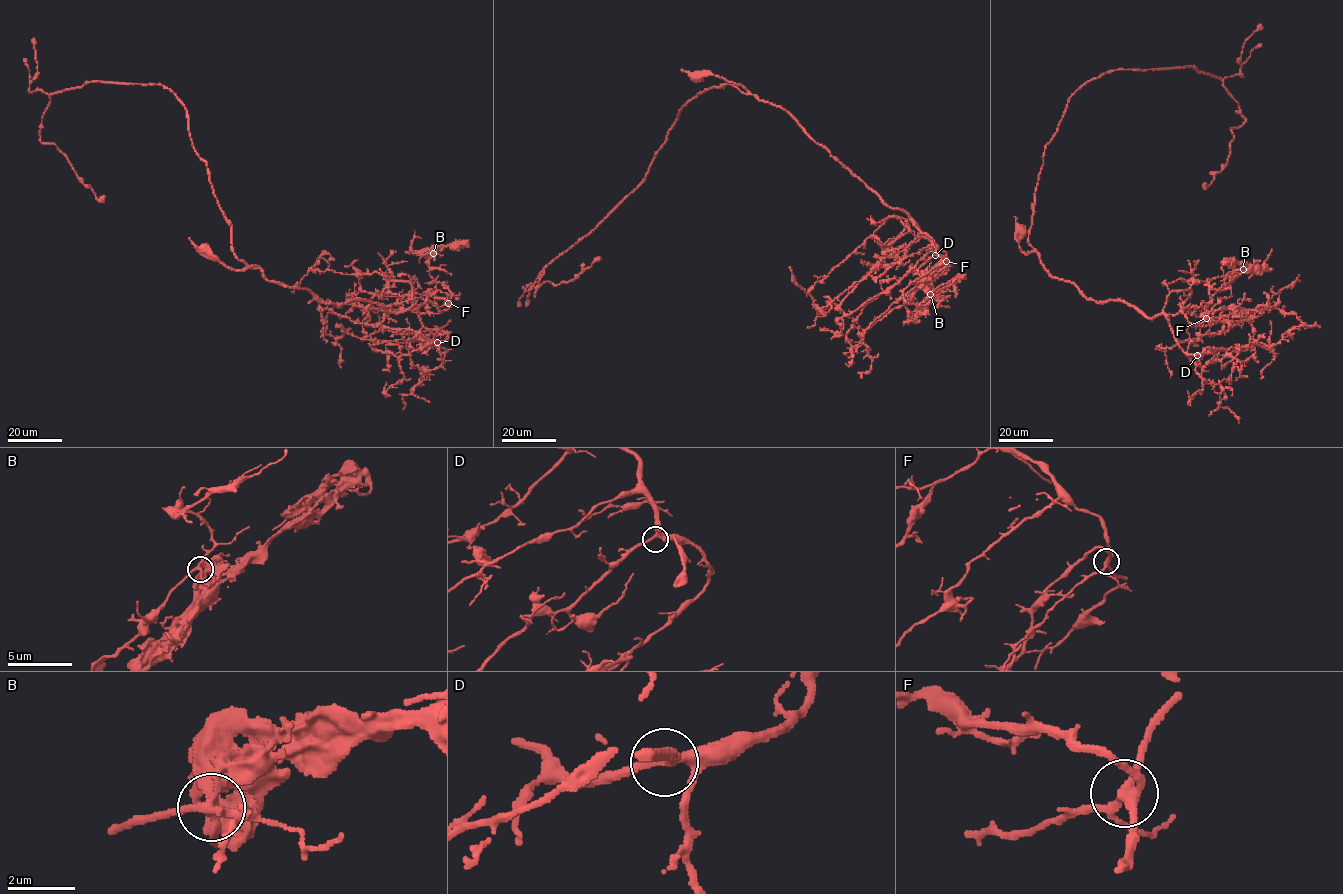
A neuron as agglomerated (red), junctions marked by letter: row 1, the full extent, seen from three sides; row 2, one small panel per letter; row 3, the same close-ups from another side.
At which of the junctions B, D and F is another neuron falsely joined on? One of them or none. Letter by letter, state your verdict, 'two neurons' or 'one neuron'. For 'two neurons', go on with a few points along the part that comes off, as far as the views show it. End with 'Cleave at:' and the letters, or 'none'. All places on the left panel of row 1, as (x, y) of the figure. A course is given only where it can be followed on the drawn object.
B: two neurons | (433, 252), (469, 240)
D: one neuron
F: one neuron
Cleave at: B

